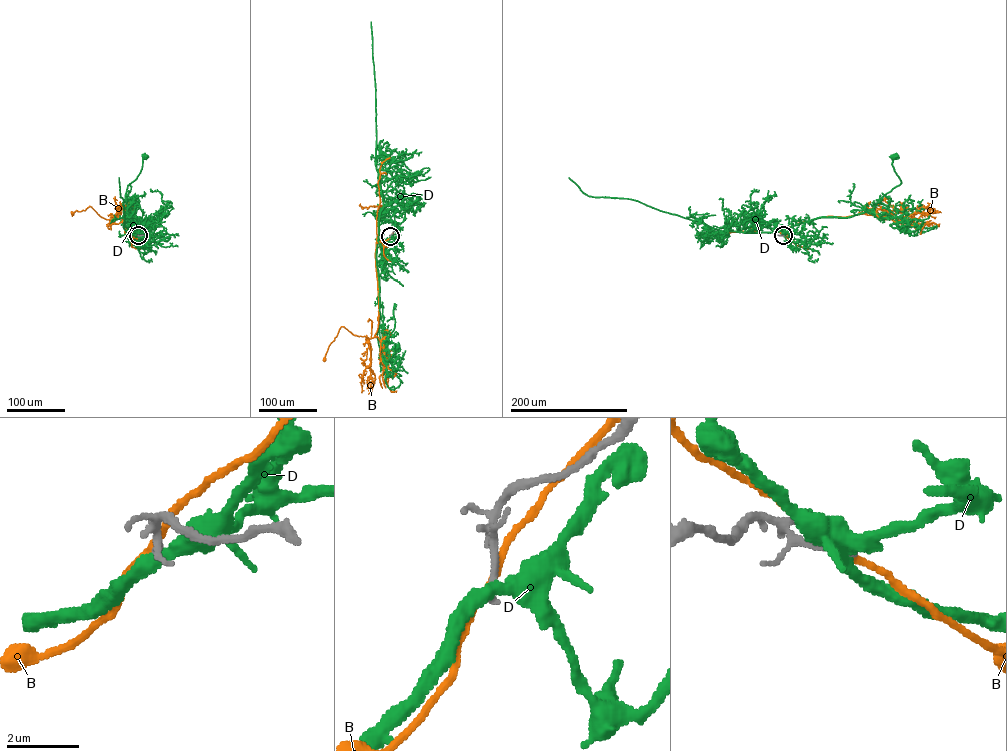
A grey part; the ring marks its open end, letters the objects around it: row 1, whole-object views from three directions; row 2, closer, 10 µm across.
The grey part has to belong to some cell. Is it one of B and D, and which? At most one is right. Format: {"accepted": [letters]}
{"accepted": []}

